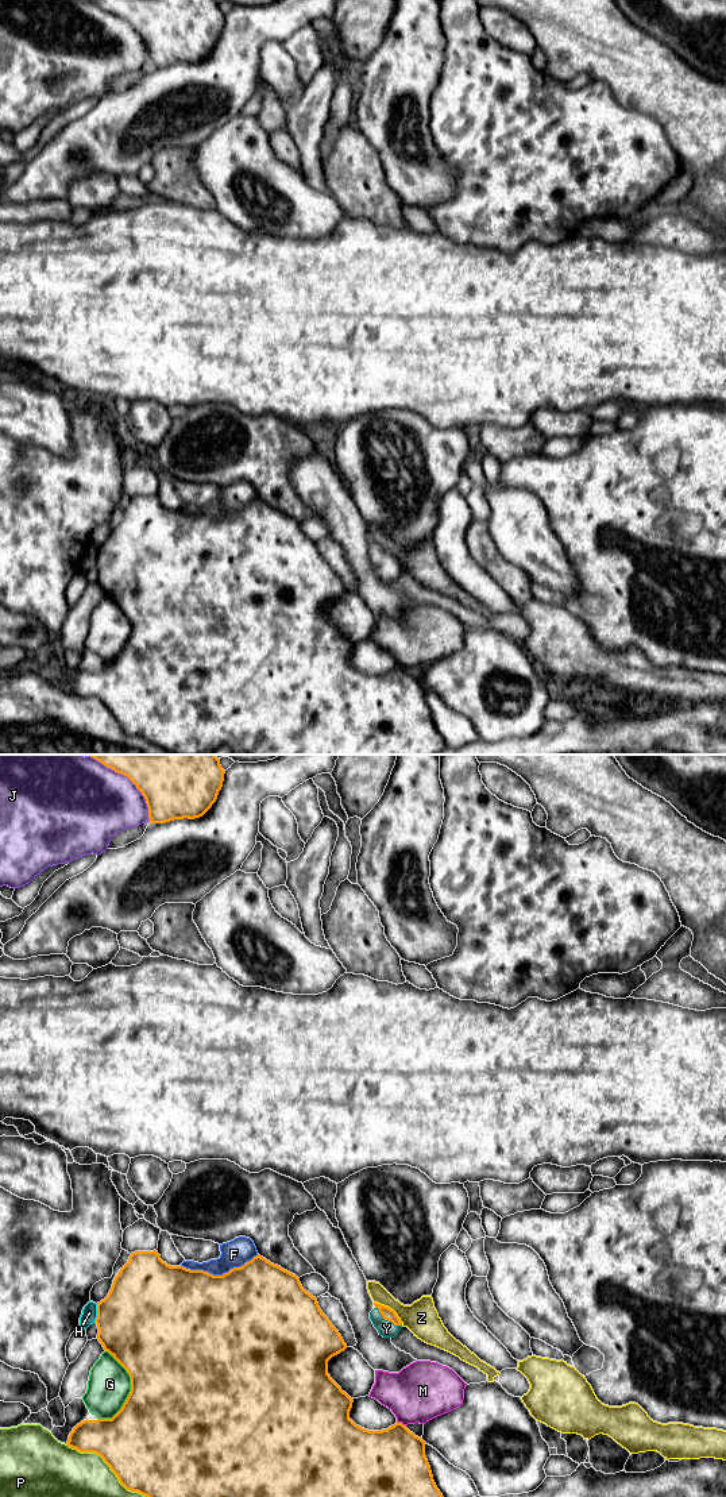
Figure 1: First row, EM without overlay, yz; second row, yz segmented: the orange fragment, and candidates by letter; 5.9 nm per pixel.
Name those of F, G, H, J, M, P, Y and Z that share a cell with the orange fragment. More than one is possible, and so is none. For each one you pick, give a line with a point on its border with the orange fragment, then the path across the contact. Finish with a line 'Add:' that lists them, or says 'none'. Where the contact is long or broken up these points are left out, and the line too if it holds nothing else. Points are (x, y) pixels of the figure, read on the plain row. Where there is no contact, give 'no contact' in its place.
Y: meets orange in yz at (387, 563); runs through yz (387, 558), (387, 563), (386, 573)
Add: Y

